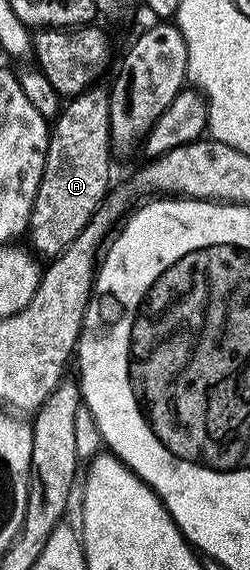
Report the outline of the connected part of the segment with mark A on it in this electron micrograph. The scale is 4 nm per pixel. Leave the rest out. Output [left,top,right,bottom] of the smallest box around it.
[29,86,112,257]

